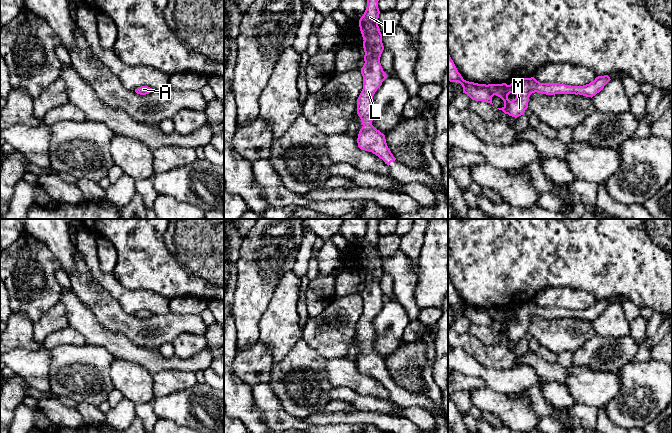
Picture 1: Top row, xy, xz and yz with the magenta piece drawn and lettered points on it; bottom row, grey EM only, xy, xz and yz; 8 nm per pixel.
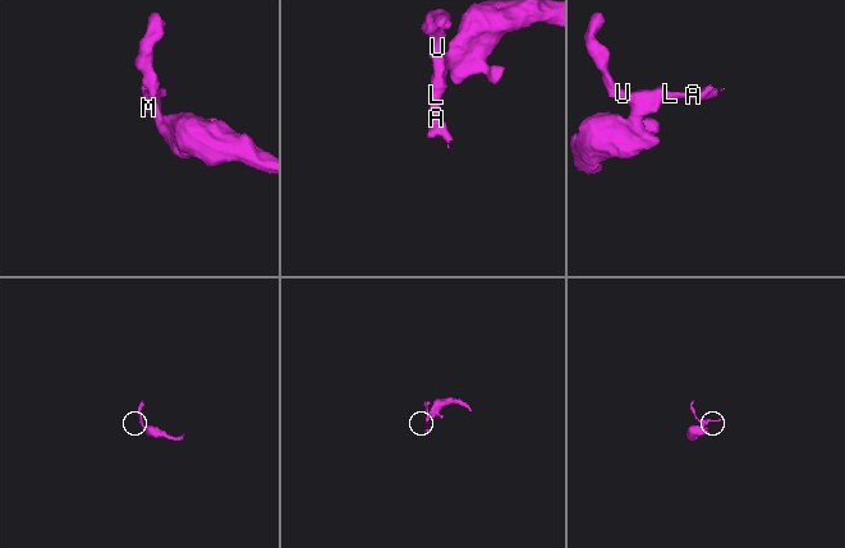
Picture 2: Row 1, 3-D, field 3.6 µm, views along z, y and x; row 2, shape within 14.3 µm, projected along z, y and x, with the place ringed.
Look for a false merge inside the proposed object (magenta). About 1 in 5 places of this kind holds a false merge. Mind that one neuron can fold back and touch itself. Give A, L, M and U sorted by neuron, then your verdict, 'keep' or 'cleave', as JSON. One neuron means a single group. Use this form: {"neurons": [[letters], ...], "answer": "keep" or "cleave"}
{"neurons": [["A", "L", "M", "U"]], "answer": "keep"}

